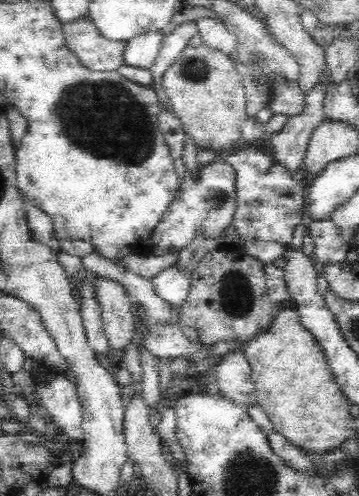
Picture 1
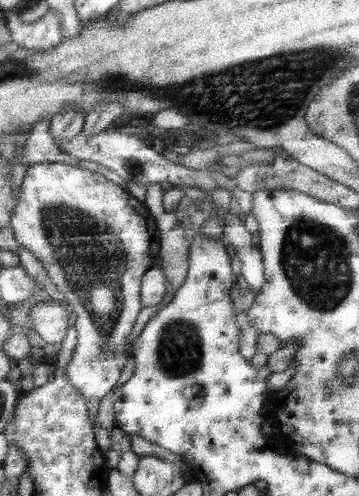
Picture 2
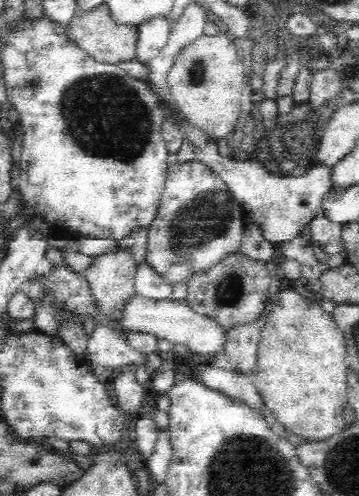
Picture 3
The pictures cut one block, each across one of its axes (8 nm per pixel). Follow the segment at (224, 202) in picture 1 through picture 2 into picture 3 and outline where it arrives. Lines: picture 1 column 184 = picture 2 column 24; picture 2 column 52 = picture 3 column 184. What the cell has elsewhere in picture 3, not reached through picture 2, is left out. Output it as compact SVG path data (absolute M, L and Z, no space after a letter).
M198 160L184 164L174 162L168 166L166 188L156 220L148 228L146 262L176 286L182 280L188 282L194 272L206 270L238 252L244 232L240 206L232 200L226 182Z

